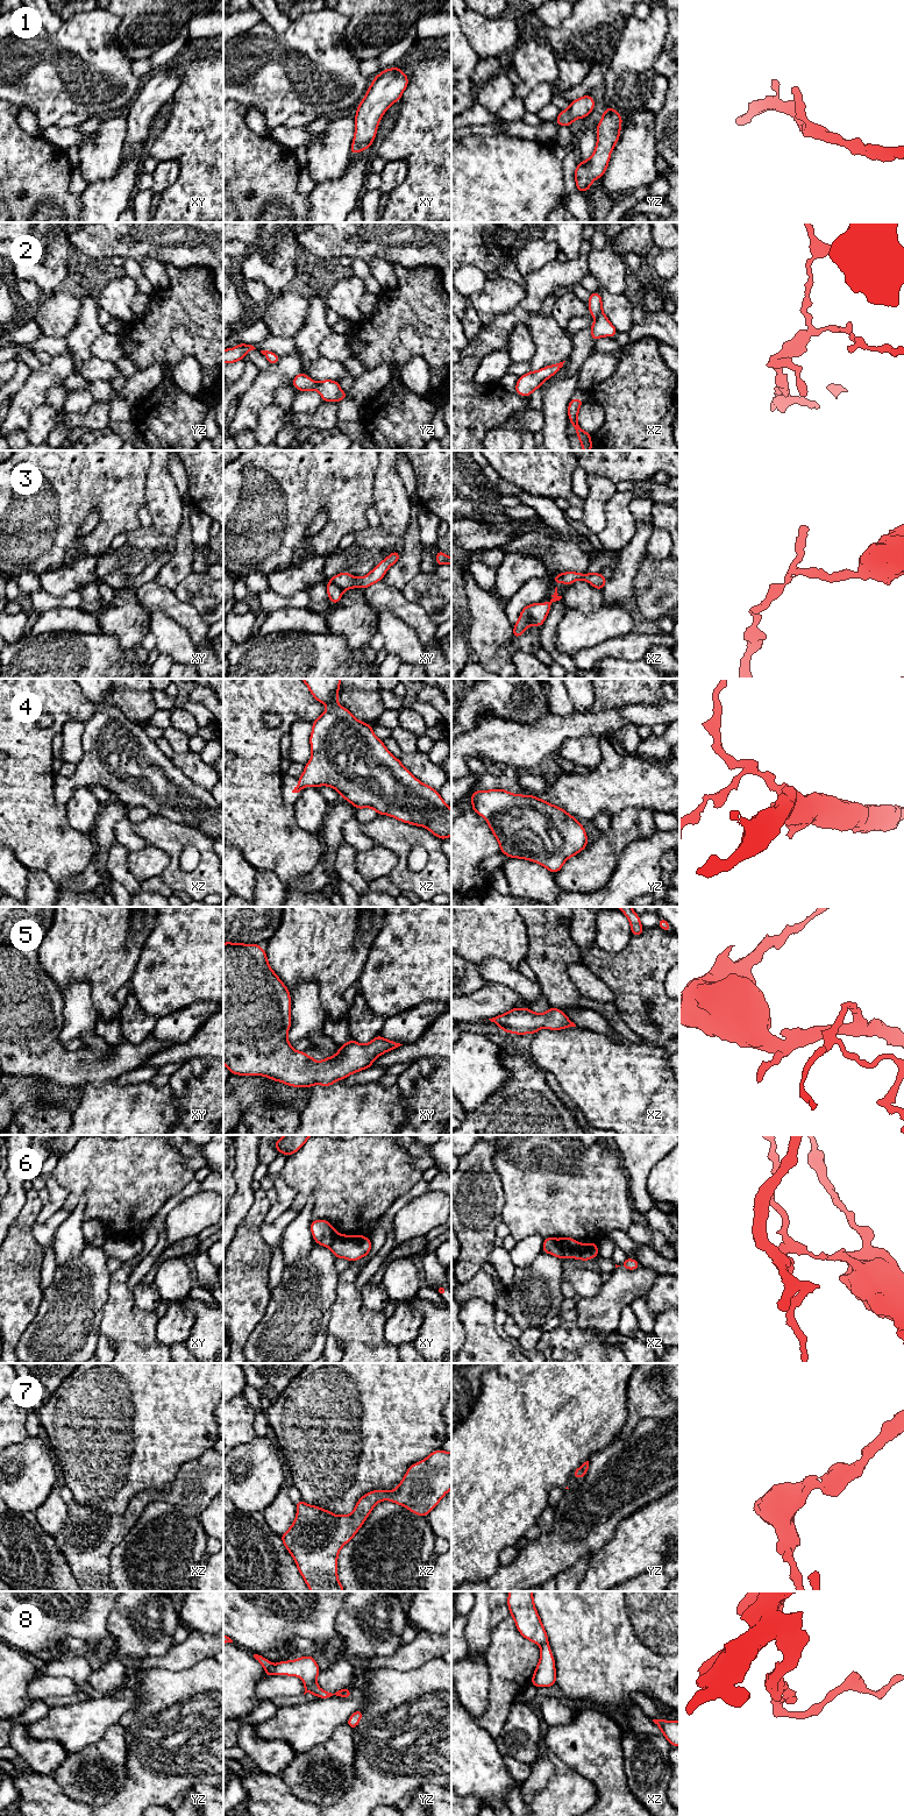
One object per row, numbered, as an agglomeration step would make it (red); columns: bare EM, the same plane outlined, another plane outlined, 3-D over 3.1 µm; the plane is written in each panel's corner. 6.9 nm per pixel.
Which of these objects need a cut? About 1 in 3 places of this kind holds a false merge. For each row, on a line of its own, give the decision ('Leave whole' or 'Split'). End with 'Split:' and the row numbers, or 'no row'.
1: Leave whole
2: Split
3: Split
4: Leave whole
5: Leave whole
6: Split
7: Leave whole
8: Split
Split: 2, 3, 6, 8

